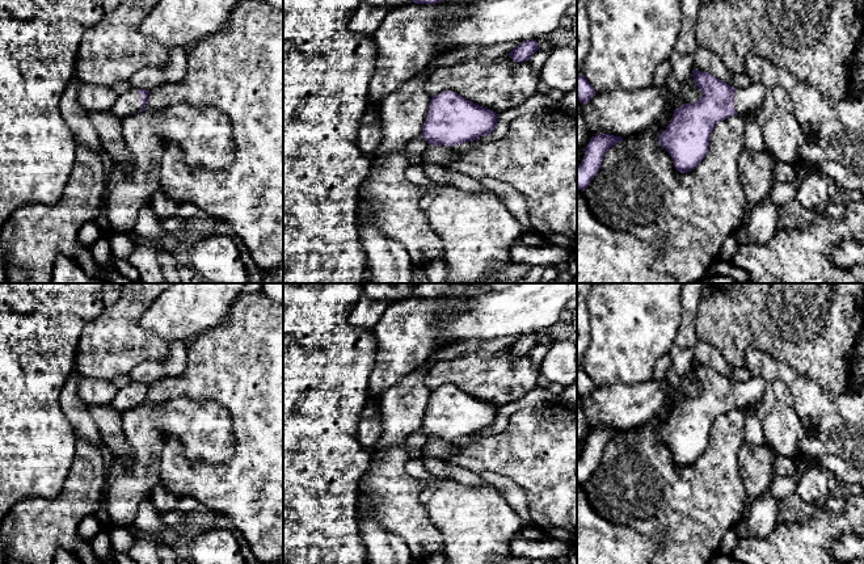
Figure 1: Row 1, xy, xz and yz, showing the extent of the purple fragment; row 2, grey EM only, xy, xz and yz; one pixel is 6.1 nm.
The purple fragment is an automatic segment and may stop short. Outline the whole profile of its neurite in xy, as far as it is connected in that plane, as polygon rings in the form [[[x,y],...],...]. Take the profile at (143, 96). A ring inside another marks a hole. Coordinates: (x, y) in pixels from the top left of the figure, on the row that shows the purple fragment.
[[[131,88],[128,92],[117,97],[111,113],[119,119],[146,110],[149,91]]]

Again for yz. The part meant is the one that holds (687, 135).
[[[694,70],[691,76],[703,96],[674,110],[667,127],[658,135],[680,173],[695,169],[705,157],[715,126],[732,117],[746,115],[763,105],[766,88],[751,83],[746,89],[734,88],[708,72]]]

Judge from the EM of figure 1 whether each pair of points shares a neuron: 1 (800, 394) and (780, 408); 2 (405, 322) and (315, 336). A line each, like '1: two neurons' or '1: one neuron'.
1: two neurons
2: two neurons

